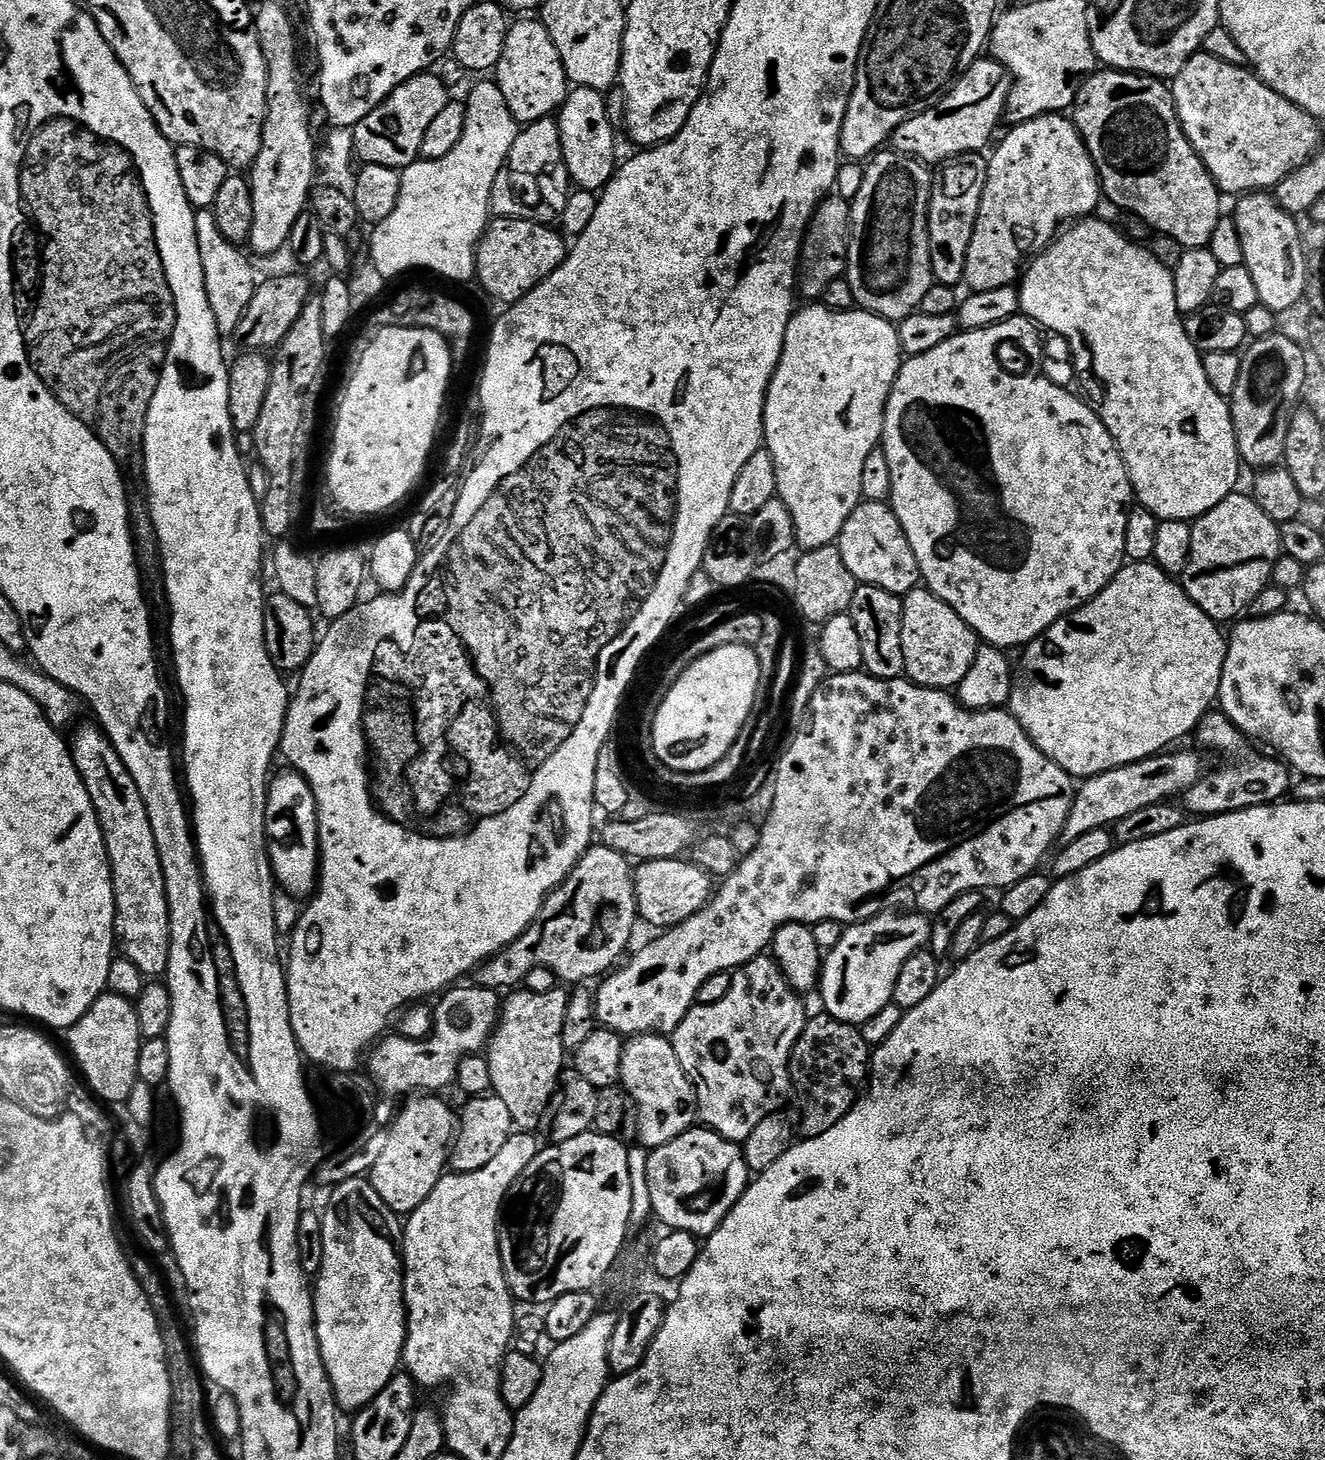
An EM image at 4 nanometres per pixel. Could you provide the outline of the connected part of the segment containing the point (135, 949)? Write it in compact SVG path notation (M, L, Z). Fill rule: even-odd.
M81 723L75 729L76 737L71 737L70 747L104 831L108 865L112 868L118 948L121 953L124 951L125 958L129 960L127 963L141 977L163 977L168 971L172 941L164 858L156 845L146 802L142 802L142 790L138 790L130 770L126 770L104 729L99 723L91 723Z

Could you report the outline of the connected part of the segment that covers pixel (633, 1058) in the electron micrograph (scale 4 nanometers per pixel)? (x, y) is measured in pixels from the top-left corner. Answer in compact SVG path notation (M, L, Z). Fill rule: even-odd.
M641 1034L633 1036L624 1045L622 1054L622 1087L634 1098L638 1110L638 1140L643 1147L651 1150L666 1146L683 1132L687 1132L698 1120L696 1092L686 1078L674 1054L671 1039L664 1034Z

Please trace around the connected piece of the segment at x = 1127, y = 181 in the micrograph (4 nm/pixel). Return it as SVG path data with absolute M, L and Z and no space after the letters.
M1097 70L1076 95L1075 112L1076 129L1086 142L1086 150L1090 150L1100 175L1103 195L1107 199L1109 196L1118 207L1133 212L1138 219L1145 220L1154 231L1181 244L1181 249L1209 247L1215 227L1222 217L1222 193L1206 170L1202 158L1186 138L1176 113L1171 87L1163 79L1142 76L1139 72Z

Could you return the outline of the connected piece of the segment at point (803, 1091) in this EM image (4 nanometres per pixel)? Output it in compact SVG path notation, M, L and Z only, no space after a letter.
M827 1014L819 1015L813 1015L804 1025L802 1034L796 1045L792 1047L792 1053L788 1059L790 1088L794 1093L794 1100L796 1096L796 1108L800 1111L798 1132L804 1138L821 1136L826 1134L826 1130L830 1130L830 1126L838 1126L838 1122L846 1118L848 1111L860 1099L870 1076L870 1046L862 1038L859 1027Z

